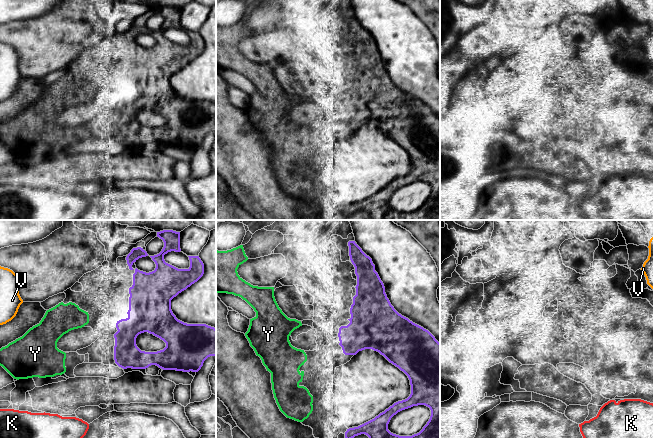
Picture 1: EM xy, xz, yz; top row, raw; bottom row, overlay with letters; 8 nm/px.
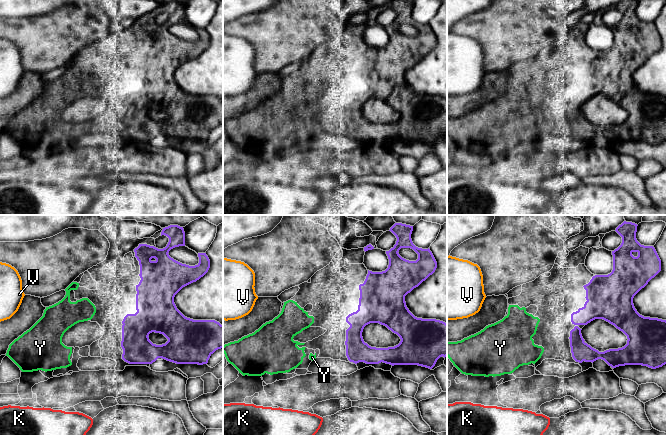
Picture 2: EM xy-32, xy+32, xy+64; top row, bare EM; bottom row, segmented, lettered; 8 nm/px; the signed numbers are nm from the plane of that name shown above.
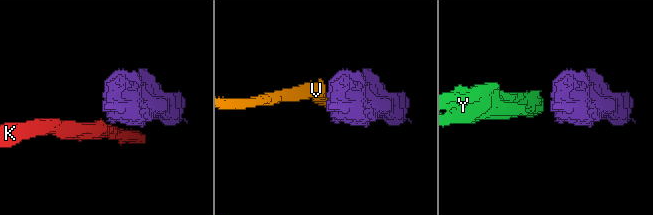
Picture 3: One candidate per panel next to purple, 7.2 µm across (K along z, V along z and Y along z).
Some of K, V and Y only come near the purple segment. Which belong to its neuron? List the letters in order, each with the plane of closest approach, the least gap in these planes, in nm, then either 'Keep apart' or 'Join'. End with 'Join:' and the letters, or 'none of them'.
K: Closest in xy. Distance 500 nm. Keep apart
V: Closest in xy. Distance 750 nm. Keep apart
Y: Closest in xy. Distance 220 nm. Join
Join: Y

